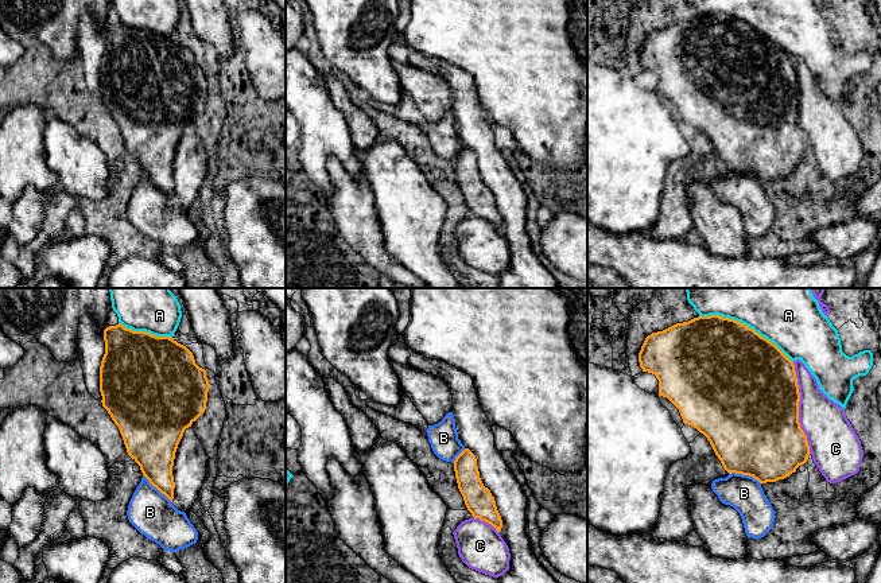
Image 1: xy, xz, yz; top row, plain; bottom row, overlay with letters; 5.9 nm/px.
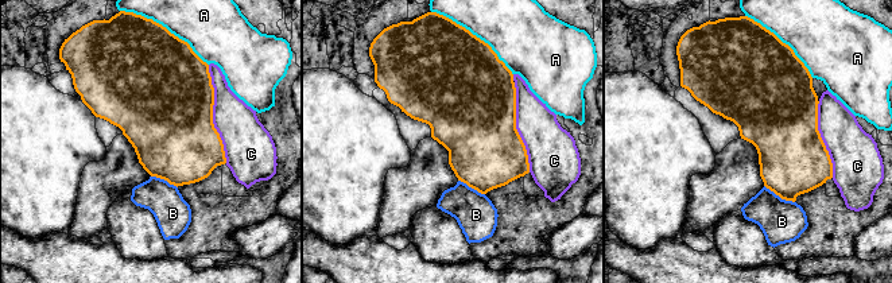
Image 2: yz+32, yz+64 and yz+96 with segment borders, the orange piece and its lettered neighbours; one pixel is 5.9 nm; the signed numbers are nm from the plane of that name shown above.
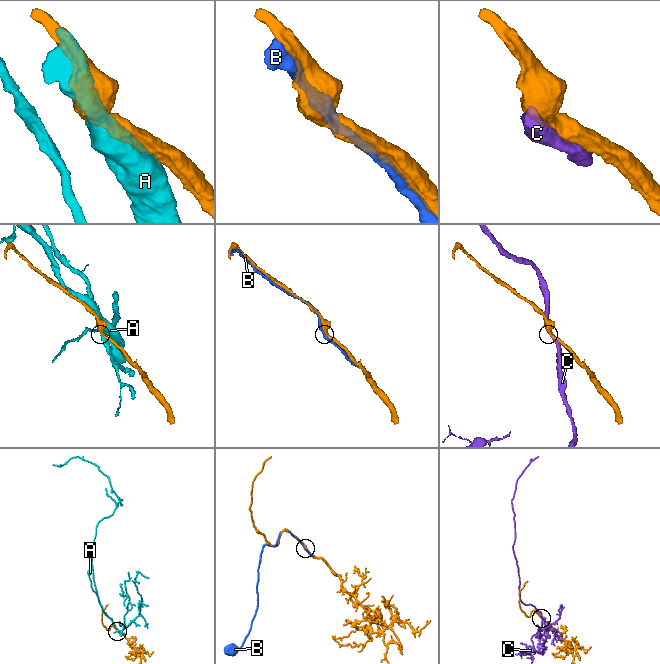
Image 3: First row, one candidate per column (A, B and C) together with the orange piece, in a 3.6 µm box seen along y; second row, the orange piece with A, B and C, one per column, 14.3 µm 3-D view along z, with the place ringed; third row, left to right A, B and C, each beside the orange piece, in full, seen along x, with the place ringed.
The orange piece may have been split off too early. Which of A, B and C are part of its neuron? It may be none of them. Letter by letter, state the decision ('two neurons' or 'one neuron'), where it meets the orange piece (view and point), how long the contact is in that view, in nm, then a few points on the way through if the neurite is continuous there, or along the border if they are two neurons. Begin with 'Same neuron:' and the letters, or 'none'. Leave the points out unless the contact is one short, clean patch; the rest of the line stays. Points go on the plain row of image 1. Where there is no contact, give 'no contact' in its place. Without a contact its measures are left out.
Same neuron: B
A: two neurons; meets orange in yz at (745, 23); contact 650 nm long
B: one neuron; meets orange in yz at (745, 173); contact 200 nm long
C: two neurons; meets orange in yz at (798, 107); contact 550 nm long

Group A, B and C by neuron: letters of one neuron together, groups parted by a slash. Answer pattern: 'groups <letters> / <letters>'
groups A / B / C

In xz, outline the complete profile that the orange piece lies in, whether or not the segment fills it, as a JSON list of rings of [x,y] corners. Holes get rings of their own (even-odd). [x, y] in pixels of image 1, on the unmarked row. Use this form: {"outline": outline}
{"outline": [[[453,110],[446,112],[438,123],[428,124],[426,131],[434,152],[454,163],[458,187],[467,209],[474,217],[490,222],[500,230],[502,218],[494,195],[480,176],[476,153],[458,137]]]}

